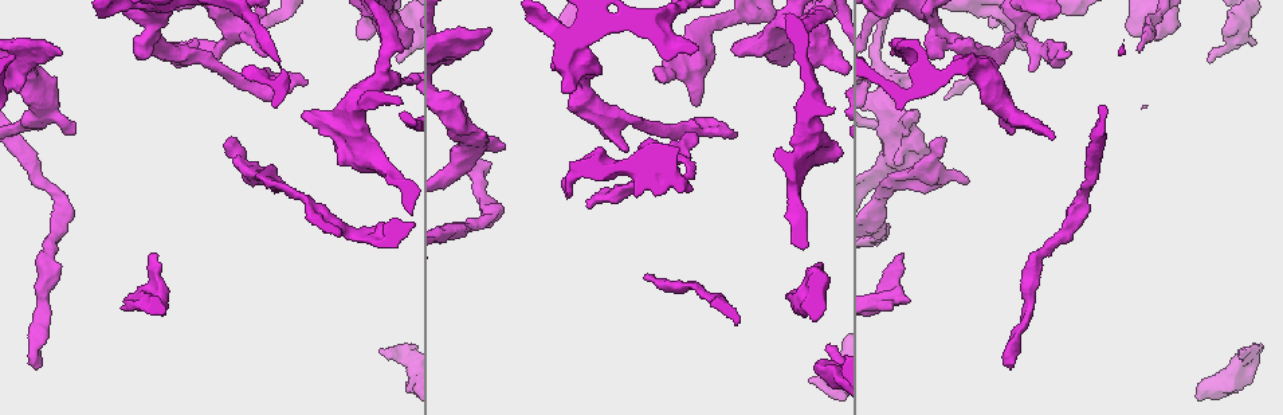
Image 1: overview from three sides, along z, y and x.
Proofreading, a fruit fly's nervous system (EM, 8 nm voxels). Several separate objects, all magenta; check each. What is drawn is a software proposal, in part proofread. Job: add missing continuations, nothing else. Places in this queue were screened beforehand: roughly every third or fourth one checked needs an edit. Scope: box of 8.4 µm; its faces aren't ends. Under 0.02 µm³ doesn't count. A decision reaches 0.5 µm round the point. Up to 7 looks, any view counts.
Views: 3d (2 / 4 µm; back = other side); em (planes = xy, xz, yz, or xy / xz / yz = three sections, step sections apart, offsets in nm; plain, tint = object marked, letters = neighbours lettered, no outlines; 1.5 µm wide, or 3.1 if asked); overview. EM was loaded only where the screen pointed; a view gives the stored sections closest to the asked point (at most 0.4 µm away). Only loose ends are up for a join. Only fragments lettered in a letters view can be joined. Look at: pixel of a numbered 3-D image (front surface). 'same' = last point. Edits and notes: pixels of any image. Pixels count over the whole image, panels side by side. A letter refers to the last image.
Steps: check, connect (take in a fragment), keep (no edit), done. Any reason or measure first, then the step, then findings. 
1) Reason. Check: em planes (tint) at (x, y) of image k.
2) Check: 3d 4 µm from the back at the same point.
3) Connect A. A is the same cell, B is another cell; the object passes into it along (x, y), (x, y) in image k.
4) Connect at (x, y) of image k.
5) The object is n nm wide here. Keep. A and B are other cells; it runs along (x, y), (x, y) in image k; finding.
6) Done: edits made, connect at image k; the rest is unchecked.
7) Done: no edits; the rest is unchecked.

Thin end. Check: 3d 2 µm at (1137, 47) of image 1.

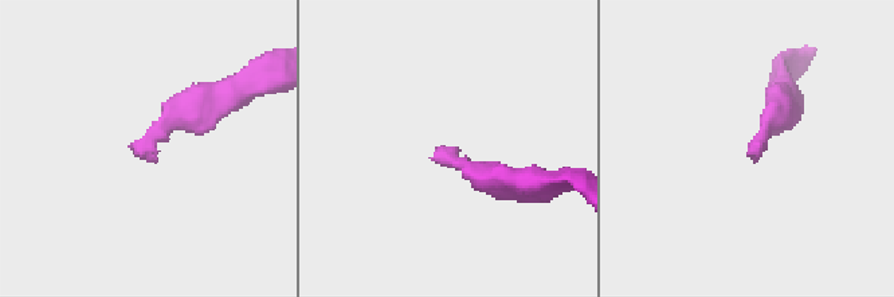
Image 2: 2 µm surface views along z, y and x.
Check: em planes (letters) at (439, 146) of image 2.

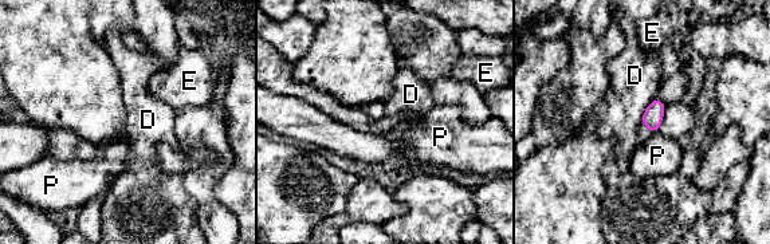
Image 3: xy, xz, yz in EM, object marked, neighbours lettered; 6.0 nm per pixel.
Keep. D, E and P are other cells; a border runs along (653, 99), (640, 121) in image 3; none of them fits.

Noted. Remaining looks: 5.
Branch stops here. Check: em xy step 4 (letters) at (378, 349) of image 1.

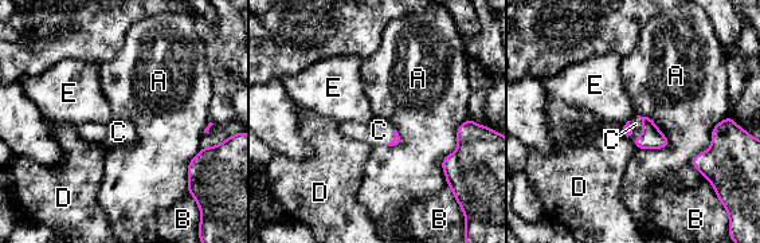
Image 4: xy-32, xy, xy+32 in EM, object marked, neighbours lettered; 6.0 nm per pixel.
Connect C. C is the same cell, A, B, D and E are other cells; it goes on there.

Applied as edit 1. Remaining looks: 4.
Check: overview.

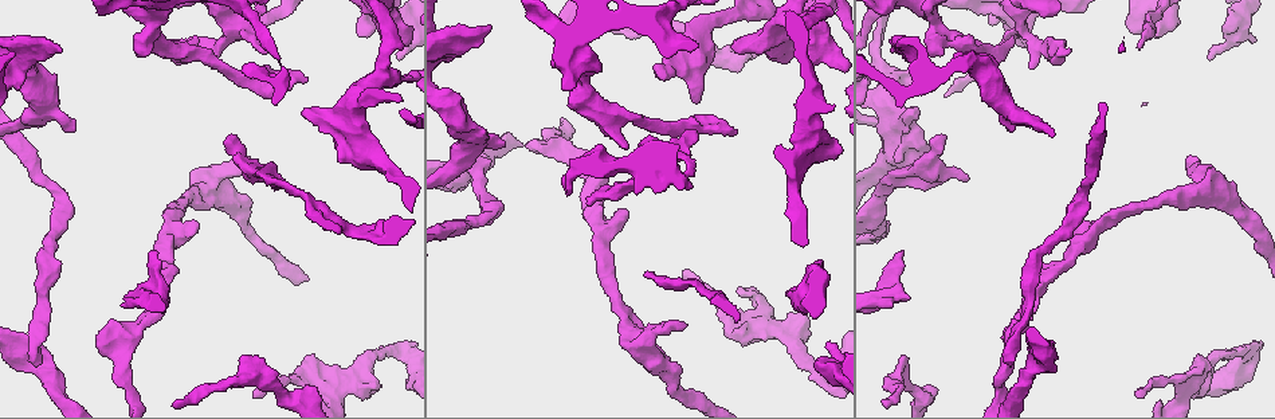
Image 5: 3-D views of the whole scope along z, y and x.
Thin end. Check: em planes (letters) at (682, 271) of image 5.

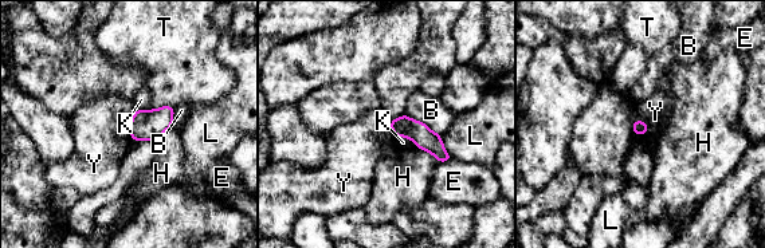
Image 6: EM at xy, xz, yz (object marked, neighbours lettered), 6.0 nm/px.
Keep. B, E, H, K, L, T and Y are other cells; a border runs along (631, 124), (643, 121), (648, 129) in image 6; no lettered fragment goes on from it.

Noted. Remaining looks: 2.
Done: edits made, connect at image 4; the rest is unchecked.

